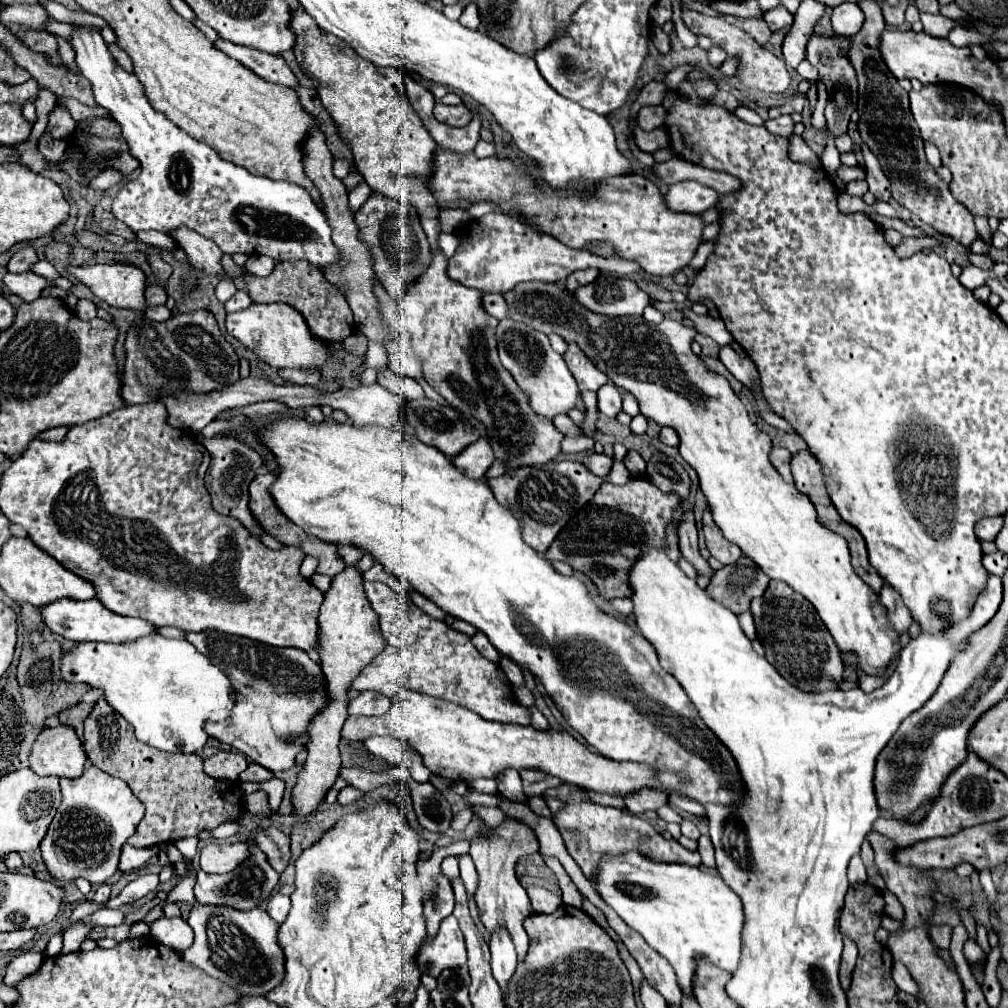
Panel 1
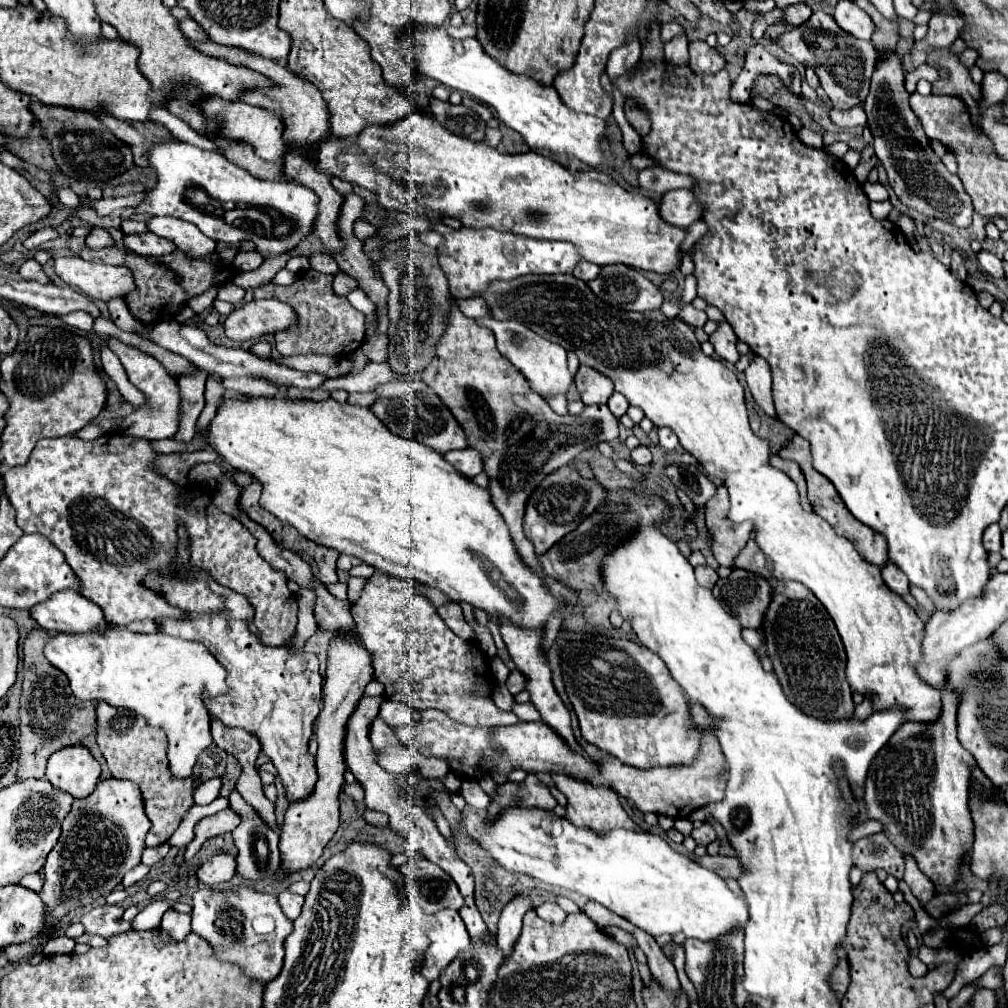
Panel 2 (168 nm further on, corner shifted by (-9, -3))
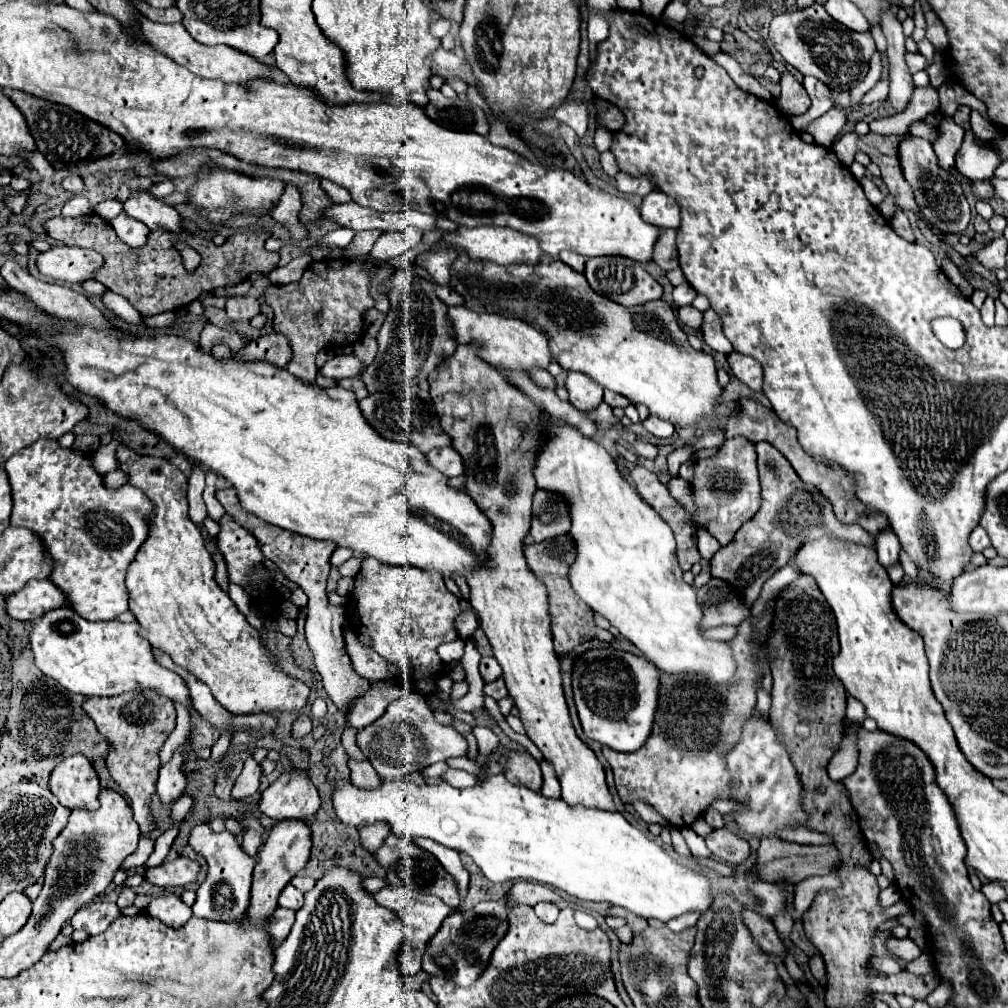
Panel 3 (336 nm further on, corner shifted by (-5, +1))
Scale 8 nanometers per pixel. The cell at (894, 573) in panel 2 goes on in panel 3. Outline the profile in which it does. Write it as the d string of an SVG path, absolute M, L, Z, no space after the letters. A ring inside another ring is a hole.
M884 528L880 530L880 538L876 538L876 552L878 552L878 562L888 568L894 562L898 562L898 554L900 554L900 542L896 538L896 534L892 534L892 528Z

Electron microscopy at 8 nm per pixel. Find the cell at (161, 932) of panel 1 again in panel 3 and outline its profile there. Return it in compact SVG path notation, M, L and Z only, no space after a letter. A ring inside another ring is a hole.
M168 894L168 896L158 896L154 898L148 906L146 912L158 920L162 920L164 924L168 924L170 928L180 928L184 926L190 918L192 918L192 908L186 906L182 902L180 896Z

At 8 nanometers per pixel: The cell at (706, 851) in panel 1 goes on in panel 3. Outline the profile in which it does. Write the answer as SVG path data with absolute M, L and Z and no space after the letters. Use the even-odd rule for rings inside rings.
M726 827L713 830L706 836L706 844L716 858L730 864L742 864L750 856L748 842Z

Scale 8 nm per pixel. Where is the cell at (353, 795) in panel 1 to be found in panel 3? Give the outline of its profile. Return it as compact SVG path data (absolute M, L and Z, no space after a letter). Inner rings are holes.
M376 822L376 824L372 824L372 826L360 828L362 846L364 846L368 852L376 852L376 850L382 846L382 842L384 842L384 838L386 838L388 834L390 834L390 830L388 830L388 826L386 826L384 822Z

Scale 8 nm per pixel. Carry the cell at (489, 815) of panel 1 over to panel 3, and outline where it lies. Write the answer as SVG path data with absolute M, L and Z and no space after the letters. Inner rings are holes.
M448 768L442 774L442 780L446 780L448 784L452 784L454 788L470 788L470 786L476 784L476 778L474 776L470 776L464 770L454 770L454 768Z

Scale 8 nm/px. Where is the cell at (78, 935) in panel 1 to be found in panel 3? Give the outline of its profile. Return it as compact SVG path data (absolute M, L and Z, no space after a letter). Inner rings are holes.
M92 902L80 908L72 918L70 924L76 930L84 930L86 934L100 934L104 932L116 918L120 918L120 908L110 902Z

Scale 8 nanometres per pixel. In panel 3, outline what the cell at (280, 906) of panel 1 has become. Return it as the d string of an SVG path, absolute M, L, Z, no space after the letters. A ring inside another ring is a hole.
M288 884L282 894L280 894L280 906L282 908L290 908L290 910L300 910L304 904L304 894L300 890L296 890L292 884Z

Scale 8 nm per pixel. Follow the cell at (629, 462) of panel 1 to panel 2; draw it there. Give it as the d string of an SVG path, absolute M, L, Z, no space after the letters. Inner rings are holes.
M638 446L636 450L632 450L632 462L638 464L638 466L646 466L650 464L652 460L652 454L650 450L645 446Z

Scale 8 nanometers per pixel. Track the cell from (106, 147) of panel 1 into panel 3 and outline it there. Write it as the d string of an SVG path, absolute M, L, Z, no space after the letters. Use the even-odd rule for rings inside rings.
M4 88L2 90L12 102L14 106L24 114L26 124L30 128L30 134L36 140L36 148L46 156L46 160L56 168L56 170L74 170L86 164L92 164L96 160L100 160L102 156L112 154L114 150L124 146L124 140L114 134L112 140L112 132L102 128L100 124L84 118L82 114L62 106L62 104L54 104L42 98L36 98L32 94L20 92L20 90L12 90L12 88Z

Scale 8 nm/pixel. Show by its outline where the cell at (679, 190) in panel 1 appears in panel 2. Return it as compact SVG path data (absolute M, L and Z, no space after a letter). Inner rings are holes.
M670 190L662 196L660 216L680 228L688 228L702 218L702 204L696 200L694 190Z

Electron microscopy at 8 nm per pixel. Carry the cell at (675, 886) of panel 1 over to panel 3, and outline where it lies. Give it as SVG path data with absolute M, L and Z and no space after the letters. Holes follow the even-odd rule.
M496 774L496 776L488 776L484 778L482 782L478 782L476 786L472 788L454 788L450 786L448 782L440 782L440 784L424 784L424 786L416 786L408 780L384 780L378 788L358 788L354 786L350 780L336 780L334 784L334 792L332 792L332 804L334 804L334 812L336 816L346 824L346 826L354 826L354 828L360 828L360 826L370 826L374 822L386 822L390 826L390 832L396 832L400 836L406 836L406 838L416 838L416 836L424 836L424 838L430 838L430 840L436 840L440 842L442 846L446 848L452 848L452 850L458 850L462 854L468 854L476 866L484 872L484 876L490 880L490 882L506 882L506 880L514 880L514 878L524 878L524 880L536 880L536 882L542 882L542 884L548 884L548 886L554 886L558 890L564 890L576 898L582 898L582 900L592 900L592 902L608 902L612 906L622 906L622 908L628 908L630 912L642 916L642 918L656 918L660 922L668 922L684 912L690 912L690 910L708 910L714 896L710 894L710 882L708 878L698 872L696 868L690 868L690 866L684 866L680 864L678 860L672 858L672 854L668 854L664 848L660 848L654 840L646 838L638 828L634 828L630 822L626 822L626 818L620 814L620 812L606 812L606 810L596 810L596 808L584 808L584 806L570 806L566 804L562 798L546 798L534 790L528 790L526 786L520 786L520 784L512 784L504 778L504 774Z

